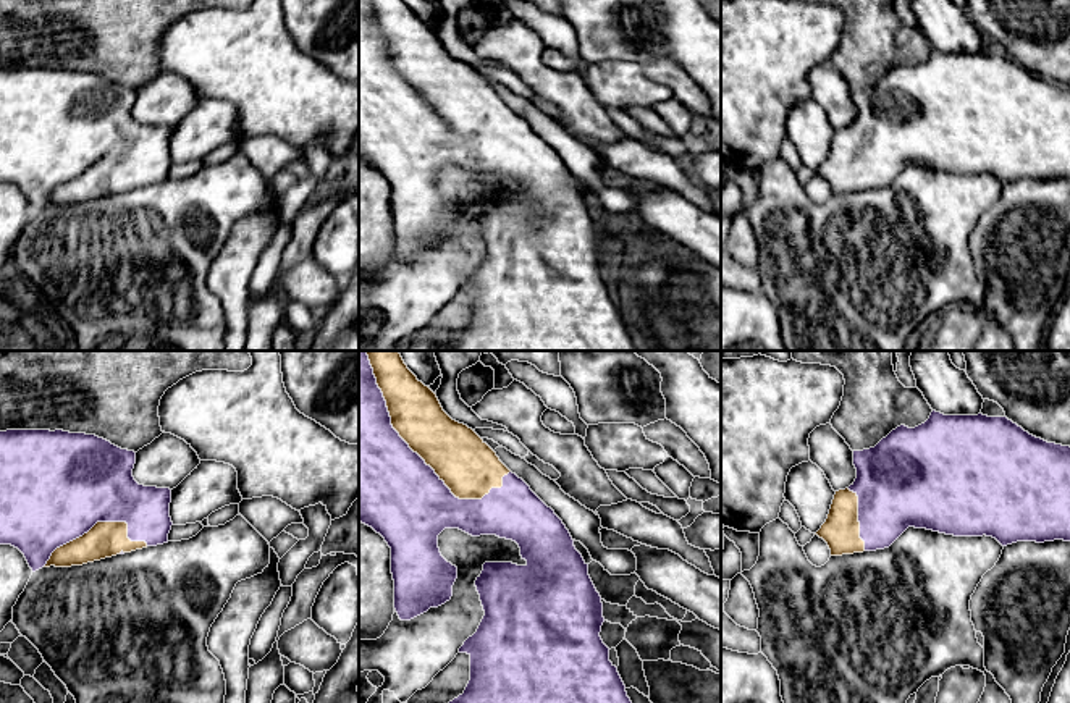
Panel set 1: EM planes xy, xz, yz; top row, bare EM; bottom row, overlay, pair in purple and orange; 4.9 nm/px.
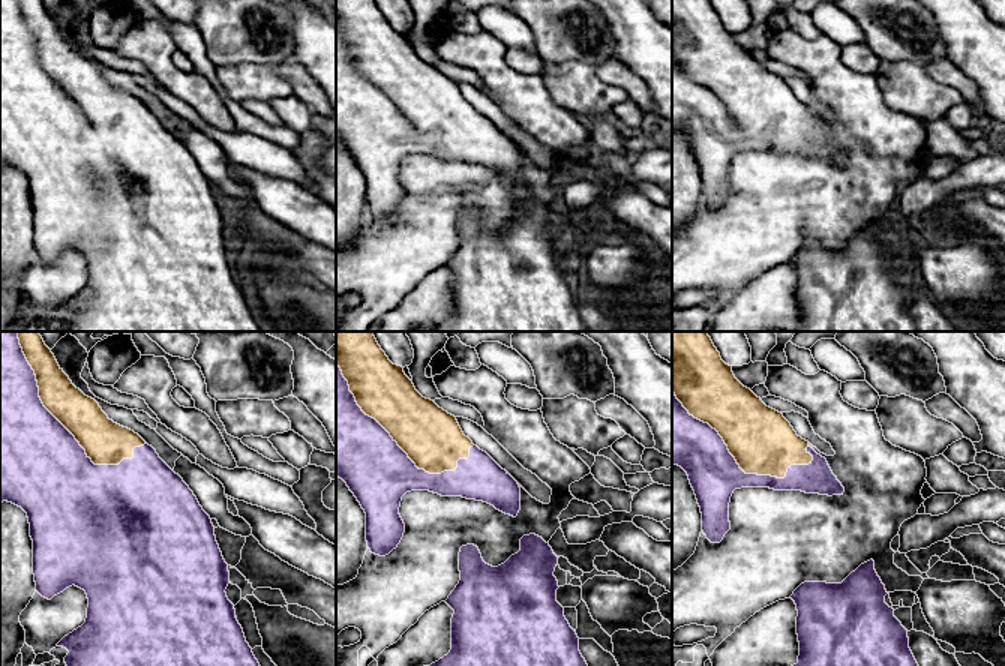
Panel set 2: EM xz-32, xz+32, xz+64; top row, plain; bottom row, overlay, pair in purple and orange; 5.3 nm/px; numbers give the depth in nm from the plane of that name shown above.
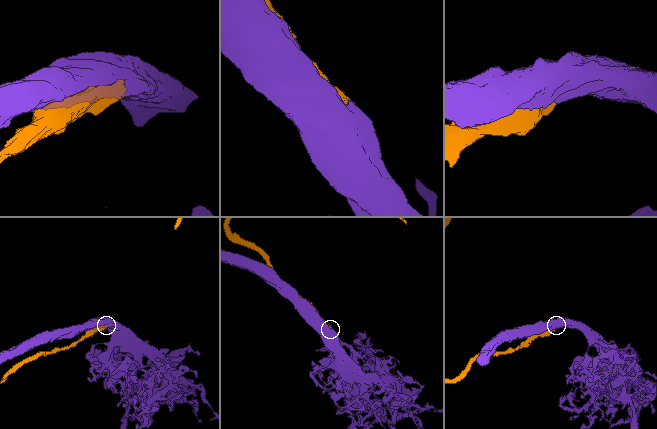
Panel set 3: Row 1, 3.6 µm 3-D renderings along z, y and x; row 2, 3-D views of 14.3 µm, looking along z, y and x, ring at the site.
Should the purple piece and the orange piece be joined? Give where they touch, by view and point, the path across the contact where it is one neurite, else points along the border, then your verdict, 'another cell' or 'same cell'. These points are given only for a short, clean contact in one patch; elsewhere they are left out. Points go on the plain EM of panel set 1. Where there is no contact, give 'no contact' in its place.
xz (416, 91) | same cell

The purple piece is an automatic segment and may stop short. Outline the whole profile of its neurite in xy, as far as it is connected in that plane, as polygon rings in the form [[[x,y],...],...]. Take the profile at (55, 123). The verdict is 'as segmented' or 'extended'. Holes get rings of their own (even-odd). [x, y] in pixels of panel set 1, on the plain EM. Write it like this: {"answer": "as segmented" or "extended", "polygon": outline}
{"answer": "extended", "polygon": [[[63,68],[0,69],[0,183],[11,183],[18,186],[24,192],[32,210],[36,210],[42,205],[50,204],[55,205],[82,204],[116,192],[124,192],[147,184],[168,181],[168,171],[173,163],[170,155],[171,128],[139,123],[133,115],[134,102],[136,102],[134,89],[121,87],[95,73],[70,71]]]}

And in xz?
{"answer": "extended", "polygon": [[[359,0],[359,160],[380,171],[391,186],[391,212],[394,218],[394,247],[401,259],[411,259],[430,246],[438,246],[451,238],[457,205],[448,200],[438,186],[438,173],[444,166],[459,166],[472,175],[496,173],[512,178],[520,186],[525,204],[512,200],[485,200],[475,218],[485,254],[477,270],[459,286],[470,294],[470,318],[462,333],[441,346],[441,351],[637,351],[617,305],[609,299],[609,286],[600,270],[605,260],[601,234],[590,213],[588,202],[575,187],[574,178],[562,158],[548,145],[530,124],[512,112],[496,91],[467,63],[453,58],[441,45],[436,32],[407,6],[404,0]]]}

